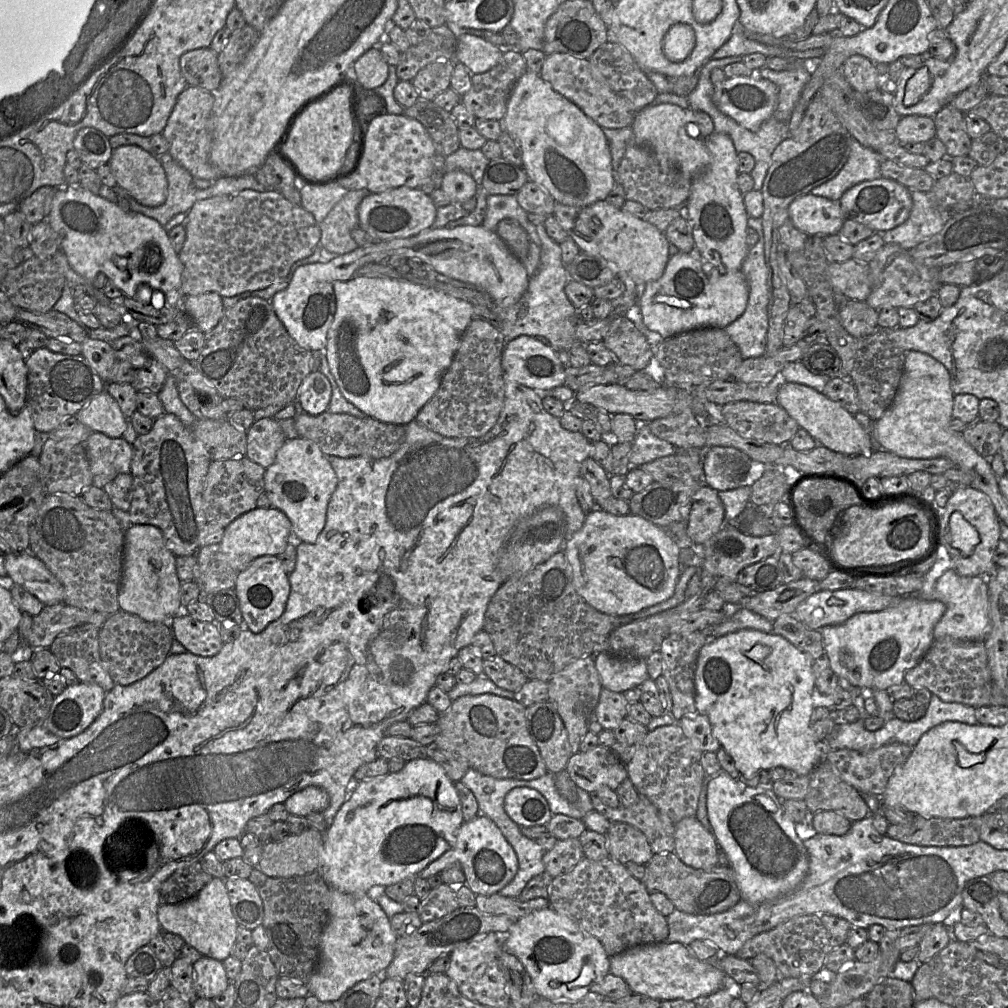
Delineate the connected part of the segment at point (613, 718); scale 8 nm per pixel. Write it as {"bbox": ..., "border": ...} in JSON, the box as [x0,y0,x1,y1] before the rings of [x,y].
{"bbox":[594,688,628,730],"border":[[[602,688],[594,711],[594,719],[602,729],[614,730],[627,717],[628,705],[623,693]]]}

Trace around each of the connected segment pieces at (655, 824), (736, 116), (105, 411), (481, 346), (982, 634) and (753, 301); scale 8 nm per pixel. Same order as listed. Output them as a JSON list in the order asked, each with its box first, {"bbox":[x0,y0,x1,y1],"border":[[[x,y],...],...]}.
[{"bbox":[590,794,675,854],"border":[[[590,794],[593,810],[602,814],[611,822],[628,823],[639,829],[646,836],[653,854],[674,852],[675,824],[664,813],[662,813],[647,798],[639,796],[637,803],[630,807],[612,808],[601,802],[594,794]]]},{"bbox":[713,73,778,132],"border":[[[757,73],[751,77],[737,76],[726,78],[720,86],[714,86],[713,100],[722,113],[754,132],[759,130],[762,124],[773,116],[778,103],[778,87],[771,81],[760,78]]]},{"bbox":[75,390,127,438],"border":[[[106,390],[96,395],[75,416],[92,432],[101,432],[111,438],[121,438],[127,428],[119,404]]]},{"bbox":[415,318,504,438],"border":[[[473,318],[465,329],[451,365],[433,397],[415,420],[449,438],[480,437],[497,422],[504,404],[502,352],[504,338],[492,324]]]},{"bbox":[913,569,991,641],"border":[[[948,569],[937,579],[932,593],[921,593],[920,589],[917,594],[913,595],[924,600],[939,600],[946,606],[945,613],[934,626],[934,640],[952,637],[962,641],[984,641],[991,630],[988,608],[988,575],[986,578],[980,576],[960,576],[954,569]]]},{"bbox":[724,217,768,359],"border":[[[748,217],[748,228],[756,230],[759,235],[757,244],[749,249],[741,267],[749,288],[748,303],[744,313],[724,328],[731,340],[739,348],[744,359],[760,357],[766,353],[768,332],[768,269],[765,263],[765,240],[762,219]]]}]

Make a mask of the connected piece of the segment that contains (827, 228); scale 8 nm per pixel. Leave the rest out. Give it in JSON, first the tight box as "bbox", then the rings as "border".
{"bbox":[788,193,846,235],"border":[[[811,193],[796,198],[788,212],[792,224],[807,235],[838,235],[846,220],[839,201]]]}

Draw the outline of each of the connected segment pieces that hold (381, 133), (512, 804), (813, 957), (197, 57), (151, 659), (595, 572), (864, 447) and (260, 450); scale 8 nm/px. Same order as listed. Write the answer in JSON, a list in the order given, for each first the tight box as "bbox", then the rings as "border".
[{"bbox":[359,114,434,193],"border":[[[385,114],[372,120],[366,131],[366,147],[359,174],[367,181],[370,193],[380,193],[401,186],[419,188],[433,177],[434,143],[423,127],[404,114]]]},{"bbox":[504,787,553,827],"border":[[[515,787],[504,800],[505,812],[520,827],[547,825],[553,814],[545,797],[529,787]]]},{"bbox":[736,914,851,979],"border":[[[829,914],[794,916],[747,940],[736,956],[751,960],[757,954],[763,953],[773,960],[781,977],[813,979],[821,976],[826,956],[834,948],[846,944],[851,927],[845,919]]]},{"bbox":[180,48,223,92],"border":[[[200,48],[180,57],[181,74],[187,84],[215,92],[223,78],[218,64],[218,54],[211,48]]]},{"bbox":[99,610,172,685],"border":[[[121,610],[108,616],[99,630],[100,657],[117,685],[129,685],[150,674],[171,654],[172,641],[170,622],[148,622]]]},{"bbox":[564,511,682,616],"border":[[[590,511],[583,527],[569,535],[564,544],[564,554],[572,569],[576,592],[596,610],[614,616],[634,615],[671,598],[682,572],[679,550],[664,528],[630,512],[624,516],[606,511]]]},{"bbox":[776,382,875,456],"border":[[[781,382],[776,404],[795,419],[799,427],[806,430],[818,445],[848,456],[867,455],[875,449],[871,433],[858,423],[855,415],[813,388],[798,383]]]},{"bbox":[246,417,286,469],"border":[[[274,417],[256,420],[246,434],[246,457],[265,469],[273,463],[278,450],[286,442],[283,430]]]}]

